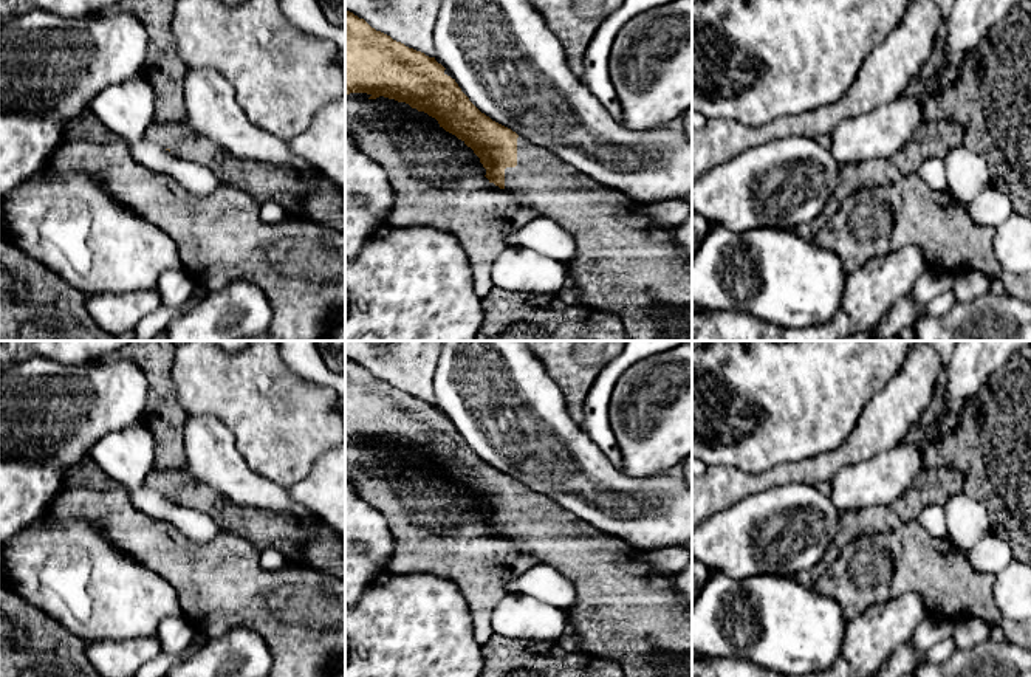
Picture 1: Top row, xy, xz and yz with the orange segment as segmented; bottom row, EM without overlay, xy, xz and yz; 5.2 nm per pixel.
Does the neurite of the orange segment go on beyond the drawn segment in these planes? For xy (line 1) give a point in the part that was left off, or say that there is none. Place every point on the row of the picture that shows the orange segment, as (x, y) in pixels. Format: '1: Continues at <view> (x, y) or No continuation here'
1: No continuation here

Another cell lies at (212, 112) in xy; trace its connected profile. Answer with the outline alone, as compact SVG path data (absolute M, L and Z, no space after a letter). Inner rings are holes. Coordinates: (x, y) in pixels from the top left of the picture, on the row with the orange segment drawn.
M194 68L184 76L184 122L204 139L207 146L221 147L241 160L265 161L272 164L296 164L297 167L313 169L299 160L288 143L254 125L237 102L234 87L215 70Z

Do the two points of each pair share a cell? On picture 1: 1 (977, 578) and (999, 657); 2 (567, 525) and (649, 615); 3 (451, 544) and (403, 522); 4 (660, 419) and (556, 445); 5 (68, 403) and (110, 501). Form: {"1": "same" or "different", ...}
{"1": "different", "2": "same", "3": "same", "4": "different", "5": "different"}

